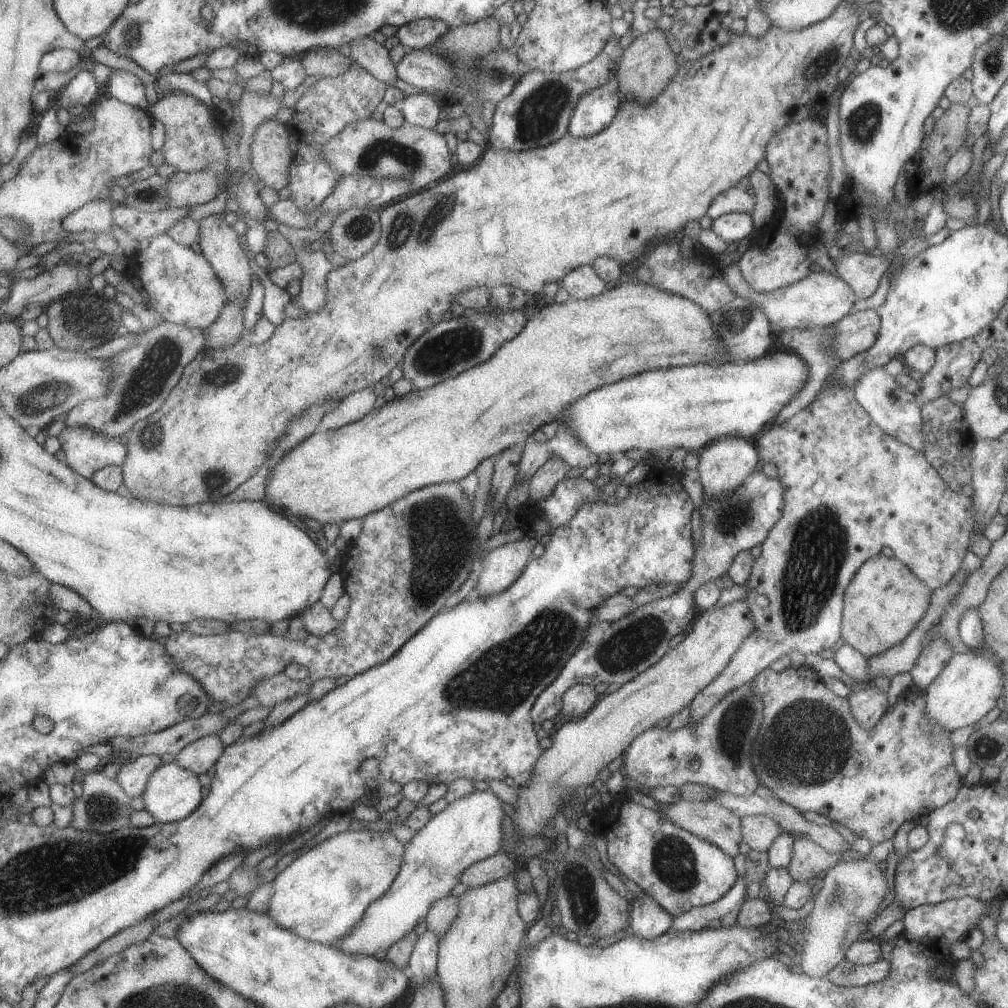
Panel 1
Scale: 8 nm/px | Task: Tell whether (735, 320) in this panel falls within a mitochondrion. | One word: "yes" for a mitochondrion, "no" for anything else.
yes

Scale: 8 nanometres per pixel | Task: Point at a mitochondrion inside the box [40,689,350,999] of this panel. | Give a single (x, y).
(102, 811)

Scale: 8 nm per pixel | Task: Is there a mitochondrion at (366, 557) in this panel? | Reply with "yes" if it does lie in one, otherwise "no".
no

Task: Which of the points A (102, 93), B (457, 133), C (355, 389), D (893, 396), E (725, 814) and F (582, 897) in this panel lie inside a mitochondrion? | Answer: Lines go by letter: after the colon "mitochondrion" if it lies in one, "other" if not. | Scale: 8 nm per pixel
A: other
B: other
C: other
D: mitochondrion
E: other
F: mitochondrion

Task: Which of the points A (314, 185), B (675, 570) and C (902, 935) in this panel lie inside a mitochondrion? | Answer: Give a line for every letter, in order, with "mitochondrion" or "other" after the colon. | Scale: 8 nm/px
A: other
B: other
C: other

